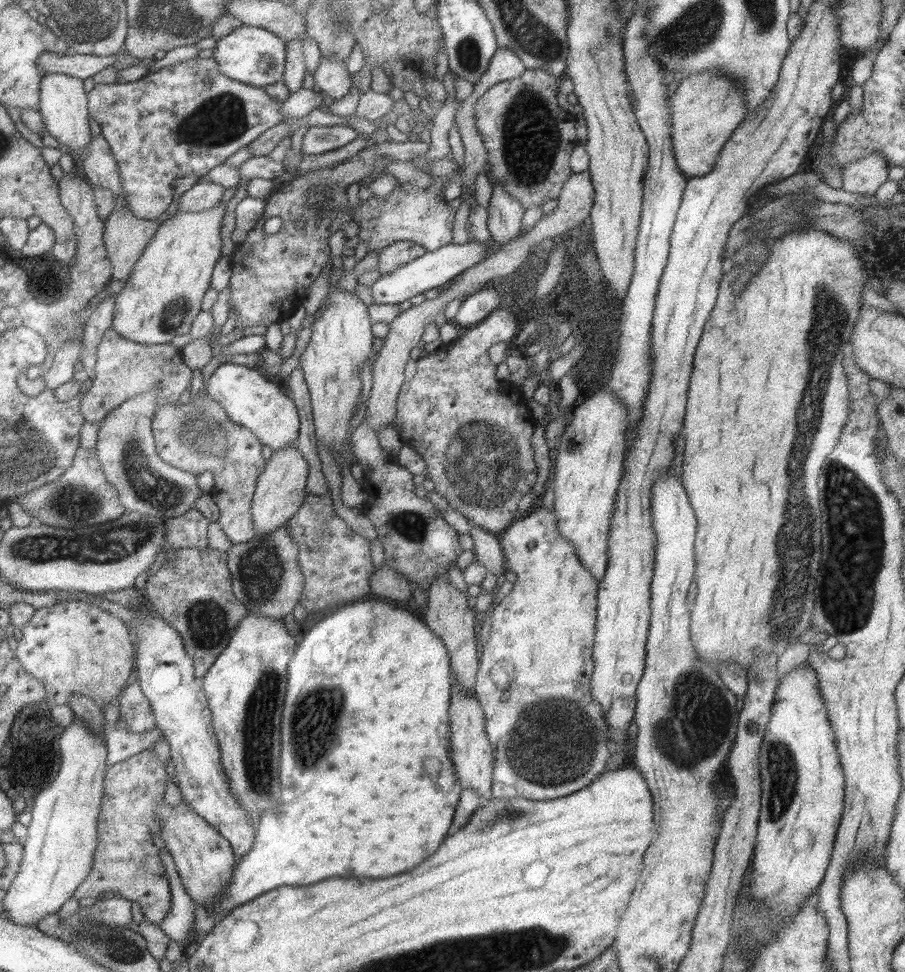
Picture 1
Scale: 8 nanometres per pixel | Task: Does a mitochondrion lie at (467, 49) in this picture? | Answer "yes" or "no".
yes

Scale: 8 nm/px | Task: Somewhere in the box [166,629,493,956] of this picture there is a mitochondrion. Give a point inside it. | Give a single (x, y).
(261, 715)

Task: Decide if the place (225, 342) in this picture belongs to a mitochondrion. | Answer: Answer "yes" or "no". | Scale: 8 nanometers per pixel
no

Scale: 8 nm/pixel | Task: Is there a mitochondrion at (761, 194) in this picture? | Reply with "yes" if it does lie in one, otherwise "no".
no

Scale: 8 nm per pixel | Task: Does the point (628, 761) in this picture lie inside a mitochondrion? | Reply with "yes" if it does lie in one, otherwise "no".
no

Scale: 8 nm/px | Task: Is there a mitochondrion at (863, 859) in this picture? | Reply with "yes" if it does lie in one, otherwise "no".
no

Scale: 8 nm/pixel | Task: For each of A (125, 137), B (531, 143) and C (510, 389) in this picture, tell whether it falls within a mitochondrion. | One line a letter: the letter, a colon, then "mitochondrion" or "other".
A: other
B: mitochondrion
C: other

